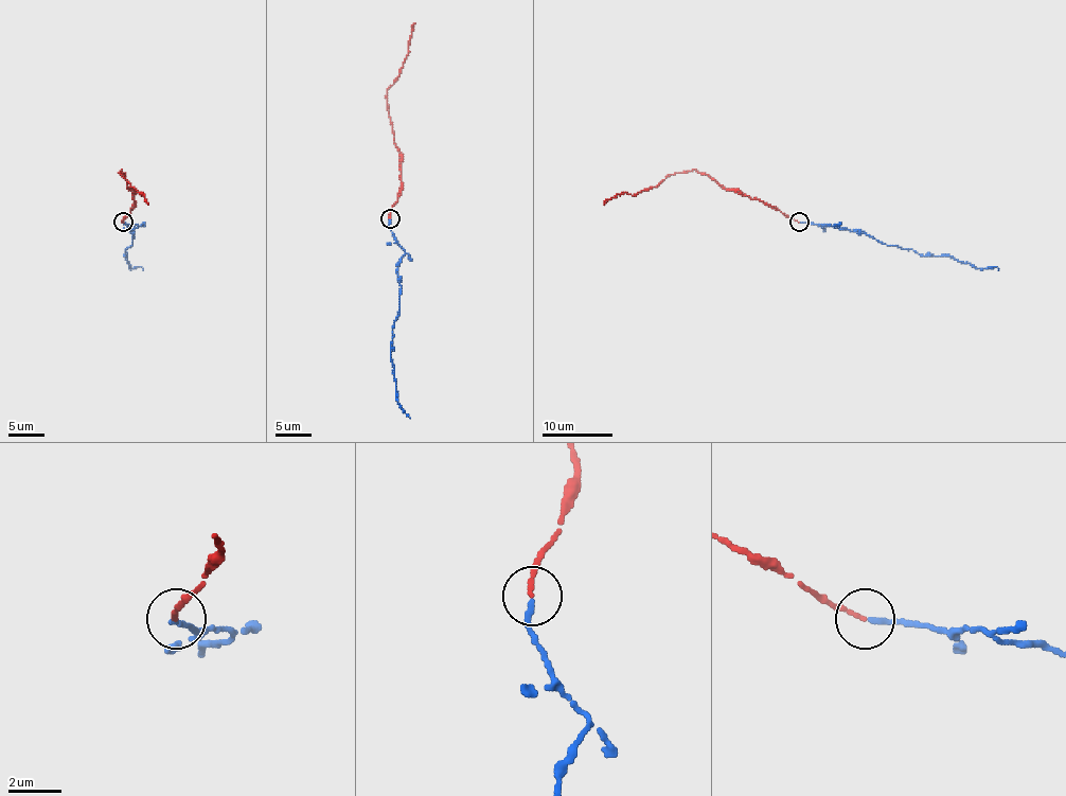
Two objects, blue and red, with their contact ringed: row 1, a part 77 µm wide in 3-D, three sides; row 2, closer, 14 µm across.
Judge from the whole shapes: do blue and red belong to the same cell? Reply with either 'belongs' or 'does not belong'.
does not belong

